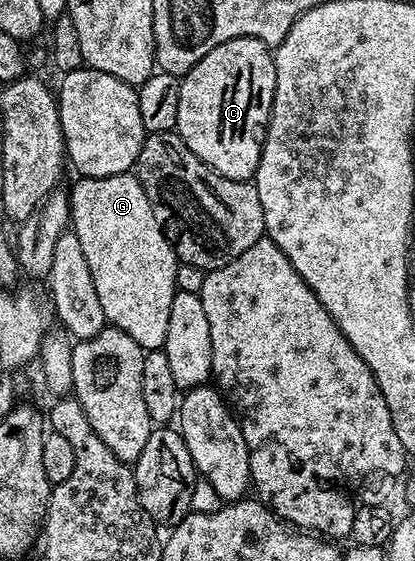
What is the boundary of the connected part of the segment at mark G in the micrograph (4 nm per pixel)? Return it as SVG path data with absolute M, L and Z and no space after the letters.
M134 172L118 173L108 177L79 177L76 185L69 189L71 198L71 220L70 228L81 239L81 248L85 250L85 259L89 262L89 271L93 275L93 287L97 287L97 299L101 302L101 311L105 311L105 319L108 326L125 331L133 343L137 343L145 351L162 349L165 343L165 335L169 332L169 307L173 307L173 295L177 292L175 288L175 267L177 258L175 249L169 243L169 239L163 233L163 226L155 218L153 207L149 203L149 195L145 195L145 187L141 187L139 178Z

